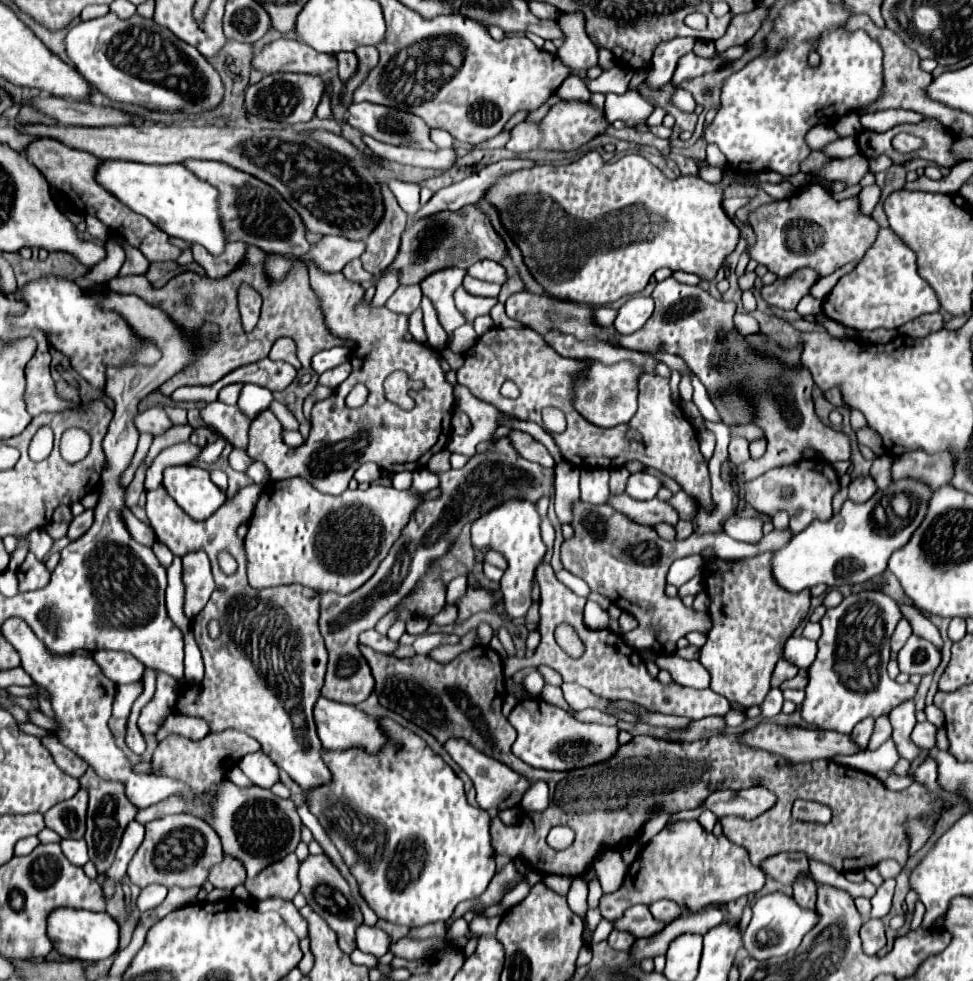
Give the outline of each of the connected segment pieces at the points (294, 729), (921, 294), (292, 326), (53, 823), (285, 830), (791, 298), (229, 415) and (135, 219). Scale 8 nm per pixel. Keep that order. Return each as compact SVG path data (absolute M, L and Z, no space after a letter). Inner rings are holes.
M215 512L205 522L183 524L181 534L173 534L173 540L159 538L159 542L169 550L173 548L171 552L177 556L205 550L217 584L211 600L191 624L203 654L205 676L195 686L179 688L175 712L205 720L209 734L233 728L253 736L263 752L307 792L307 788L327 784L331 778L329 768L321 760L321 742L313 722L313 706L321 694L327 666L327 648L317 624L319 594L299 584L263 590L249 586L245 546L235 532L249 516L251 512ZM221 550L233 554L239 564L231 576L223 574L217 564L217 552ZM227 580L231 580L231 584L227 584ZM211 620L217 620L221 626L217 640L207 632Z
M881 228L875 244L857 268L841 276L831 294L823 300L823 312L831 320L853 330L893 330L925 312L939 312L939 300L933 288L917 274L915 254L903 246L889 228Z
M249 246L239 268L235 268L229 276L223 276L219 280L201 276L197 272L181 272L175 278L171 278L163 288L157 288L157 290L151 288L143 280L143 276L123 276L123 278L117 276L109 282L111 290L139 294L139 298L143 298L151 306L161 308L185 334L189 334L195 340L197 340L197 334L203 334L201 324L215 324L219 328L219 340L215 344L211 344L209 348L203 348L203 352L197 352L193 362L189 362L183 370L179 370L173 378L169 378L161 386L163 394L169 396L179 386L199 386L199 384L211 386L217 380L221 380L225 374L233 372L235 368L253 364L253 362L265 358L269 354L273 342L281 336L289 336L297 342L297 356L299 356L305 370L311 368L311 358L325 348L333 348L333 346L353 348L355 346L351 340L333 336L331 330L325 326L325 316L323 316L321 304L319 304L319 298L309 284L309 274L307 274L307 268L303 262L295 260L291 266L291 272L279 282L271 282L267 278L265 268L263 268L265 264L267 264L265 252L255 246ZM243 282L251 284L263 298L261 320L251 334L243 332L241 320L239 320L239 310L237 310L237 288Z
M79 790L71 800L55 804L55 808L45 814L45 826L55 830L61 838L83 838L87 800L87 792Z
M225 780L221 784L211 786L211 790L203 796L209 804L211 826L221 836L221 844L227 854L235 856L247 868L247 878L257 876L267 864L295 852L301 840L301 818L297 816L297 808L293 800L283 800L275 796L271 790L251 786L239 788L233 782ZM267 840L269 840L269 858L267 858Z
M799 268L787 278L777 278L771 286L763 286L763 298L783 310L795 310L797 302L809 294L811 286L819 280L819 274L813 268Z
M215 400L215 402L209 402L205 408L201 408L199 414L205 420L205 424L213 426L233 446L245 450L251 418L247 418L237 406L227 406L227 404Z
M39 138L39 140L29 142L25 148L25 156L41 172L41 176L47 180L49 186L55 186L57 190L61 190L83 214L97 216L109 230L123 236L131 246L141 250L149 262L175 260L181 254L179 248L169 244L169 236L163 230L155 228L155 224L151 224L145 216L131 212L131 208L115 200L115 196L111 196L105 188L95 184L95 168L99 162L97 156L83 152L83 150L69 148L53 138Z

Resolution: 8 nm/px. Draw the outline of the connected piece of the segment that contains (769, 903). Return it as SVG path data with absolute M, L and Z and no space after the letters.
M771 892L761 896L753 906L753 918L749 928L745 930L745 950L749 956L755 956L757 960L767 960L773 956L783 956L791 950L795 950L803 934L807 934L815 924L819 922L817 910L801 908L793 896L787 896L783 892Z

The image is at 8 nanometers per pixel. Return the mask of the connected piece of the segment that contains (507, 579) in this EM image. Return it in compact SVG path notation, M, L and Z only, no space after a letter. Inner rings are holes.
M507 502L495 510L491 510L489 514L481 516L479 520L473 522L471 526L471 542L475 548L483 548L483 546L489 546L491 550L499 550L499 552L507 552L511 548L511 572L505 572L503 578L501 578L501 592L503 592L503 598L505 598L505 608L507 608L507 614L511 618L523 618L527 614L527 610L531 608L531 580L533 580L533 572L537 568L537 564L541 562L543 554L545 554L545 546L543 546L543 540L541 540L541 534L539 534L539 514L537 514L537 508L535 504L531 502ZM491 518L501 518L503 522L503 530L497 532L497 528L493 530L491 526L483 526L485 520L491 520ZM487 530L493 532L493 536L487 536Z

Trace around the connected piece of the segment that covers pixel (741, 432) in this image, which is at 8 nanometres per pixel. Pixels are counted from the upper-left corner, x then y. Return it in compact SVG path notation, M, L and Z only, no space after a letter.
M733 424L733 426L731 426L731 438L733 438L733 436L743 436L743 438L747 438L749 442L759 440L759 438L765 438L763 430L757 428L755 424Z

